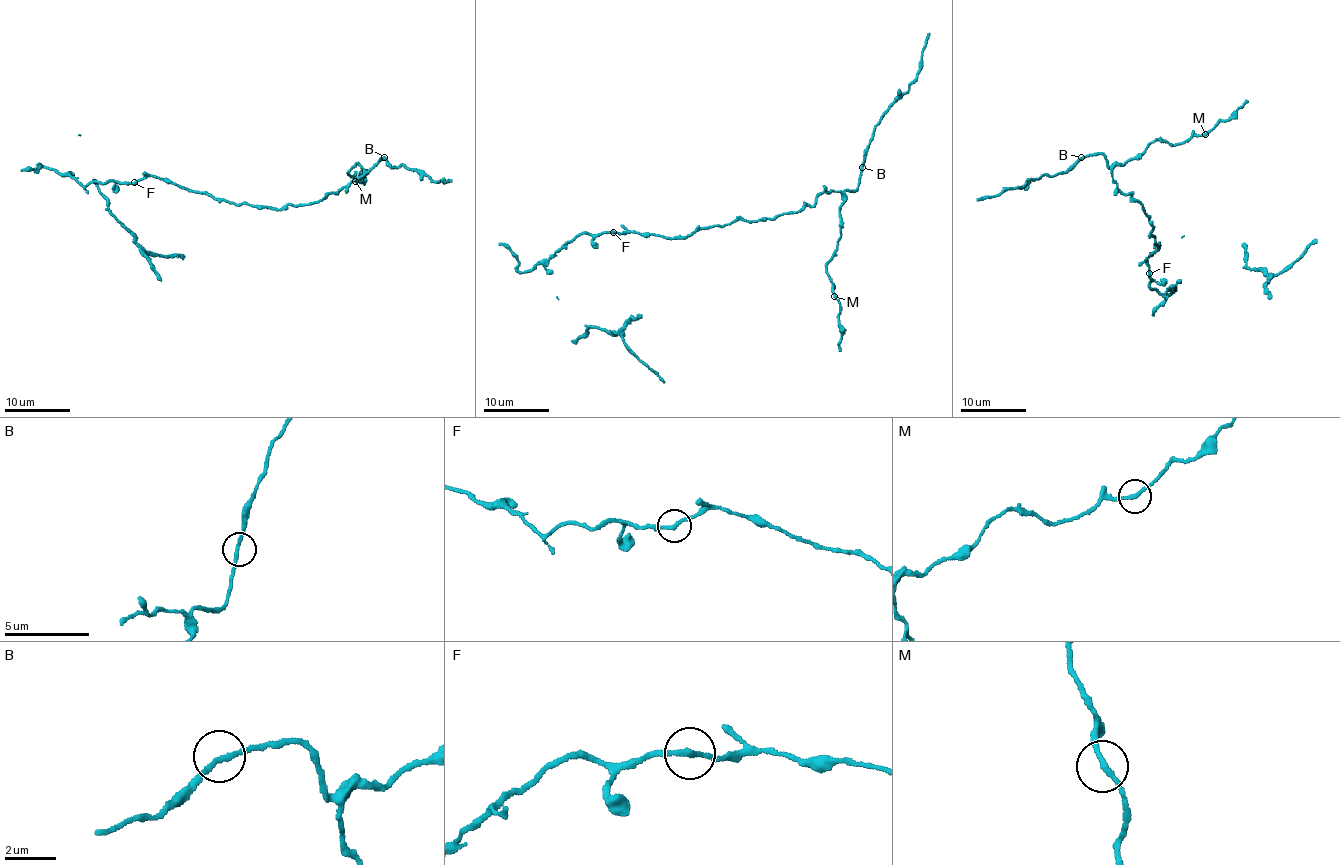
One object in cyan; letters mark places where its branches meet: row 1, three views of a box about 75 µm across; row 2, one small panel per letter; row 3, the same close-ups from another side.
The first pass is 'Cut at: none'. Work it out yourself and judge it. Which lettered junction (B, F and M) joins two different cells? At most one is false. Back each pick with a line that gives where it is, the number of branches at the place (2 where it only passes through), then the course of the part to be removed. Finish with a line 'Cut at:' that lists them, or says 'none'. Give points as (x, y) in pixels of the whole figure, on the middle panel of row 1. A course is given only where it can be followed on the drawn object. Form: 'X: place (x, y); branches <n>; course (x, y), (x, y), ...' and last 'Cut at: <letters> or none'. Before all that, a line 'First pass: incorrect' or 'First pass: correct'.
First pass: incorrect
F: place (613, 232); branches 2
Cut at: F

